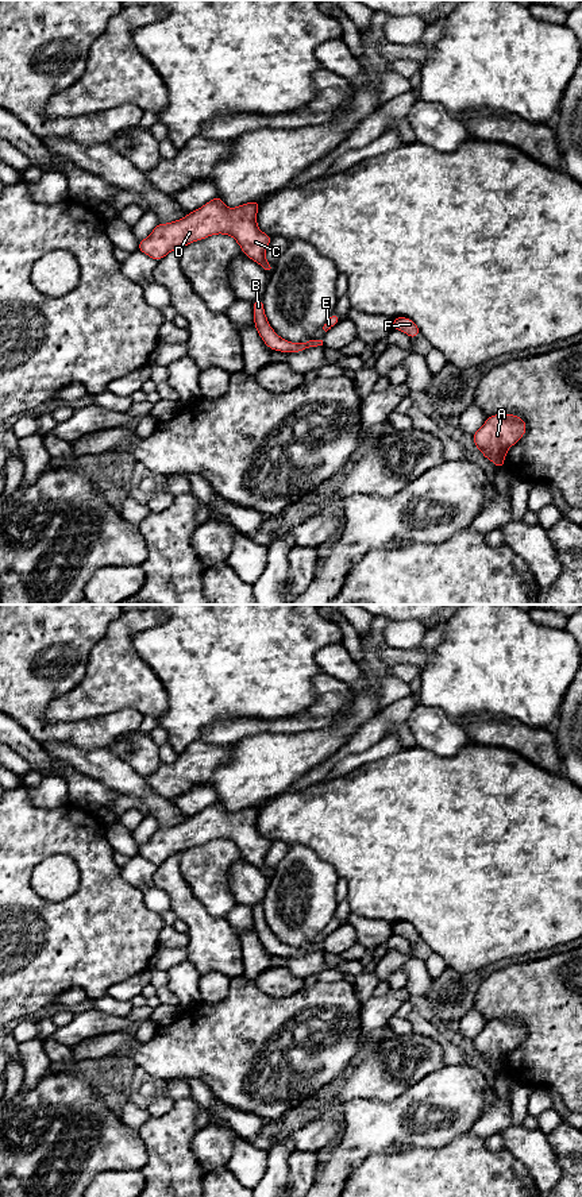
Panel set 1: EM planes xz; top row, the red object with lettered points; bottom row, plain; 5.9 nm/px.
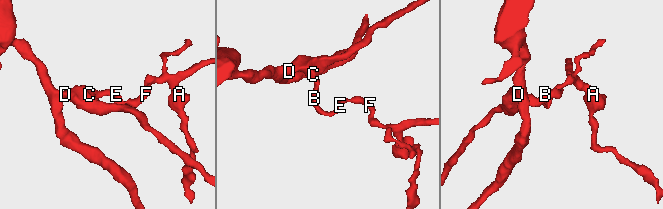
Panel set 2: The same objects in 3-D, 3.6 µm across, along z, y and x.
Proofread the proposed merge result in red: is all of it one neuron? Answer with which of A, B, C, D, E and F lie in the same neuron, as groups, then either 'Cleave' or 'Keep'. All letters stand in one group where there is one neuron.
Groups: A B C D E F. Keep

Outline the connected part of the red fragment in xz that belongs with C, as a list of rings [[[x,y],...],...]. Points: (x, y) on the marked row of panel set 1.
[[[217,194],[180,220],[167,224],[158,223],[153,232],[139,242],[138,250],[158,262],[176,248],[223,233],[232,236],[244,256],[259,263],[270,274],[274,265],[266,262],[266,248],[273,238],[258,228],[258,206],[259,200],[227,208]]]

